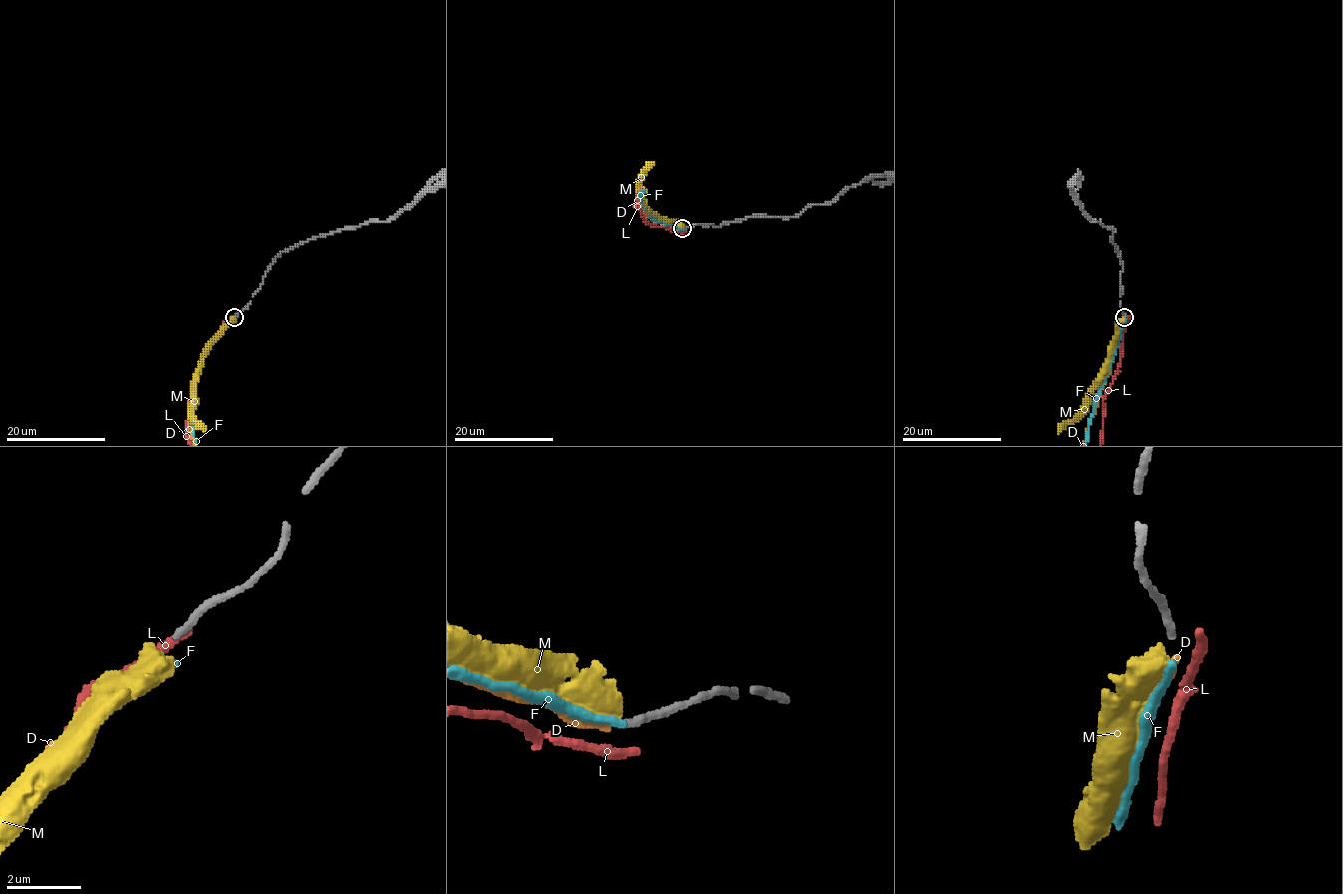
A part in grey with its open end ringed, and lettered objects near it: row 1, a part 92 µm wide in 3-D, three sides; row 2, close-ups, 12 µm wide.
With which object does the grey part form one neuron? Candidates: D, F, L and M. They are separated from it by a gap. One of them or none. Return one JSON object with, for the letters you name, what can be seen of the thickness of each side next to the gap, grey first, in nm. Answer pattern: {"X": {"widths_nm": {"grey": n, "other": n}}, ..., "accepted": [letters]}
{"accepted": []}

